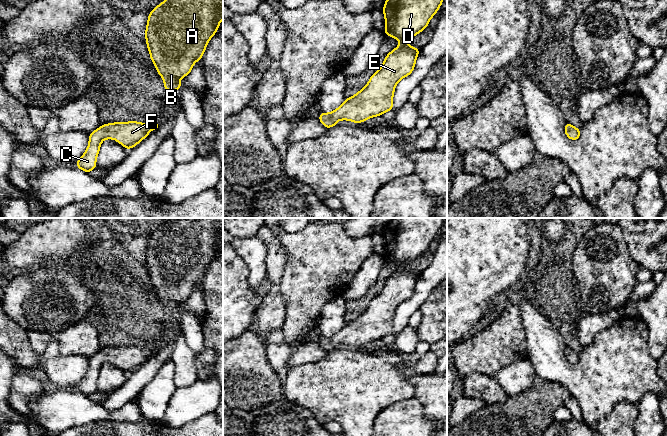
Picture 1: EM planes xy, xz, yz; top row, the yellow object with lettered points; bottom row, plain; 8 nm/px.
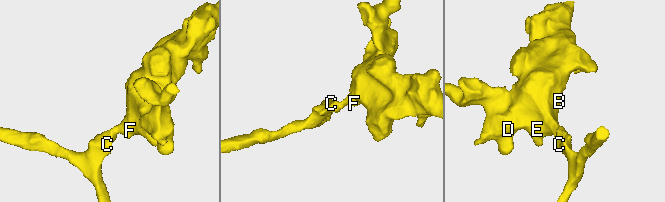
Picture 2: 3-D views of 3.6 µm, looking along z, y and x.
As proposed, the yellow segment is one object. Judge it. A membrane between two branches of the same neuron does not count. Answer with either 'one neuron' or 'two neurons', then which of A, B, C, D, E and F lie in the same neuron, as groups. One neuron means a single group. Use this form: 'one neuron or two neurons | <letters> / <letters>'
one neuron | A B C D E F

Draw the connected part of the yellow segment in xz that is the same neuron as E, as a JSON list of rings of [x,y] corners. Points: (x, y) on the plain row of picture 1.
[[[391,218],[385,225],[383,232],[386,248],[384,257],[396,262],[400,268],[387,278],[381,292],[371,300],[363,313],[354,320],[346,322],[345,326],[331,337],[322,336],[319,339],[320,346],[327,353],[334,351],[339,344],[361,347],[393,333],[395,310],[414,294],[416,282],[420,276],[419,273],[408,269],[406,266],[428,250],[429,245],[440,232],[443,223],[444,218]]]

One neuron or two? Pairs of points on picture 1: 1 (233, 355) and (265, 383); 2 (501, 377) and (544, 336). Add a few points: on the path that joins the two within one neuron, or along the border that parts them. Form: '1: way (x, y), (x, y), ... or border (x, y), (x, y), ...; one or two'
1: way (241, 363), (257, 379); one
2: border (527, 358), (536, 374); two

